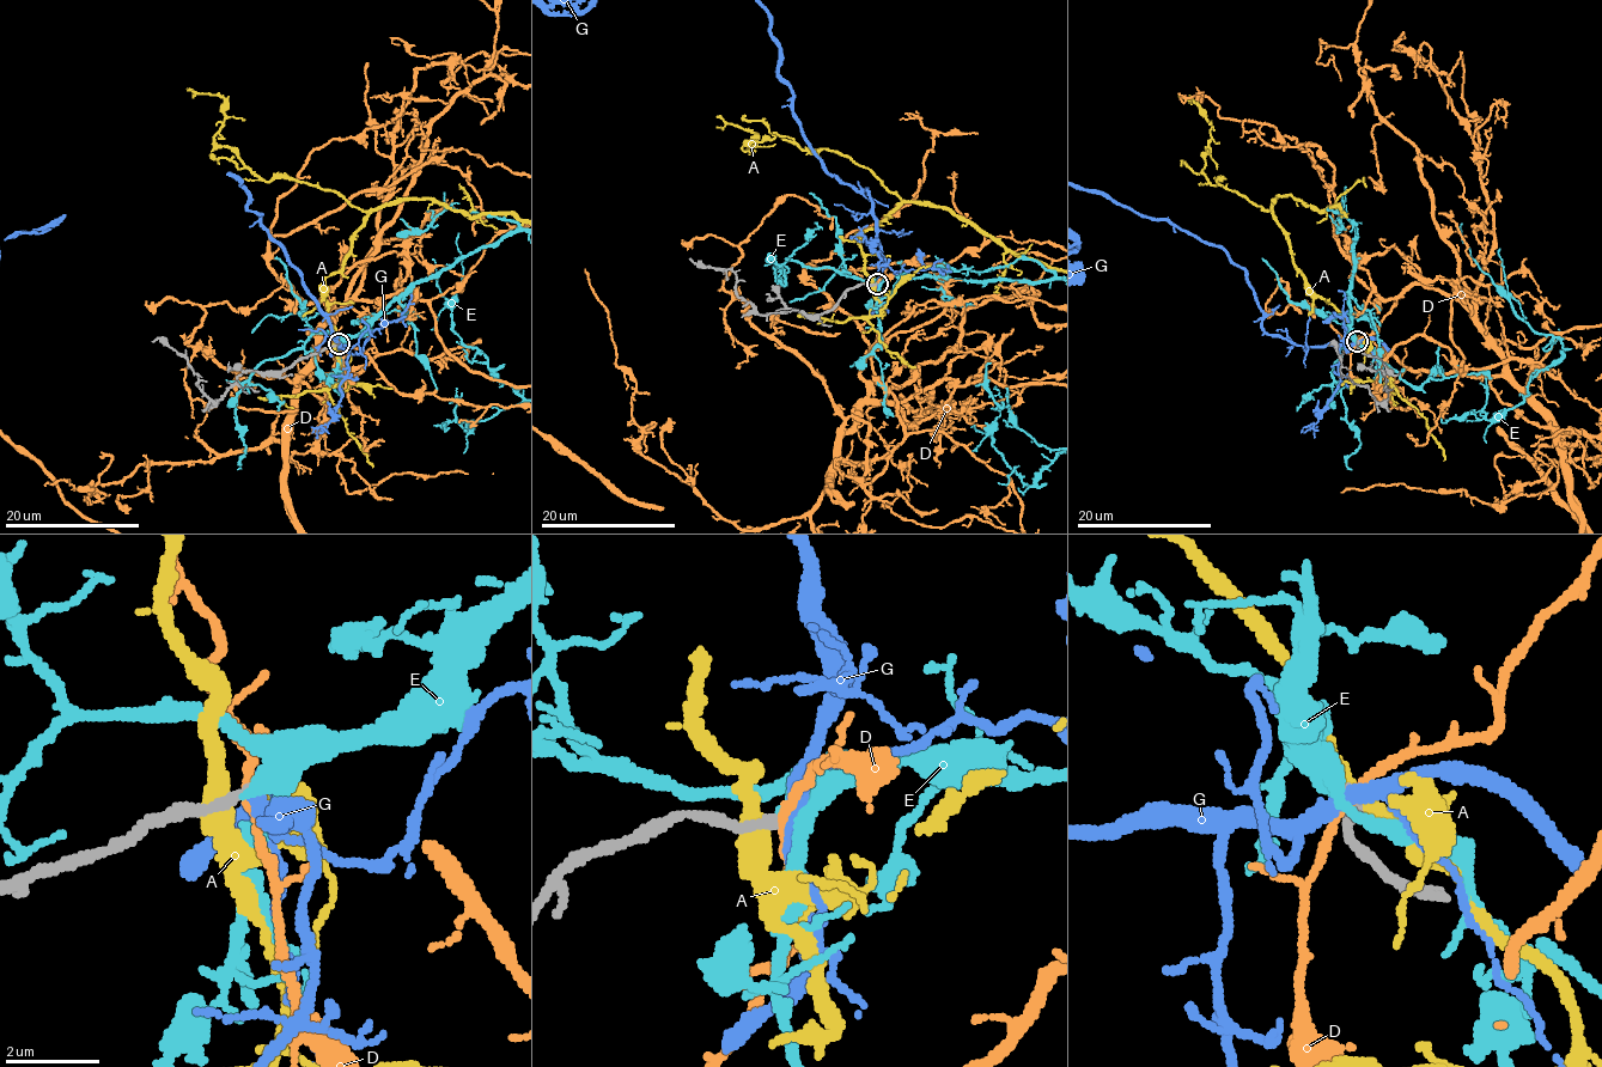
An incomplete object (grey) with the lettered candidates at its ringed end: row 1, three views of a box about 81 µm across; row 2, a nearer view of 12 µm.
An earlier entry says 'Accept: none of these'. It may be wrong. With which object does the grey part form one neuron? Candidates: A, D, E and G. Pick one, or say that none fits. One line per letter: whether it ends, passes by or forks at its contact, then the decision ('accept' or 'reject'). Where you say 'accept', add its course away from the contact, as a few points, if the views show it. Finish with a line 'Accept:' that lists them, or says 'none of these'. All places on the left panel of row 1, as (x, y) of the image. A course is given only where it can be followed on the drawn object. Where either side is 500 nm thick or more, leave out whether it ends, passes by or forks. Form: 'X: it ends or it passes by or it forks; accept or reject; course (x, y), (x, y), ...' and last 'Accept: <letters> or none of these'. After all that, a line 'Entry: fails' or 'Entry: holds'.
A: it passes by; reject
D: it passes by; reject
E: it passes by; accept
G: it forks; reject
Accept: E
Entry: fails

